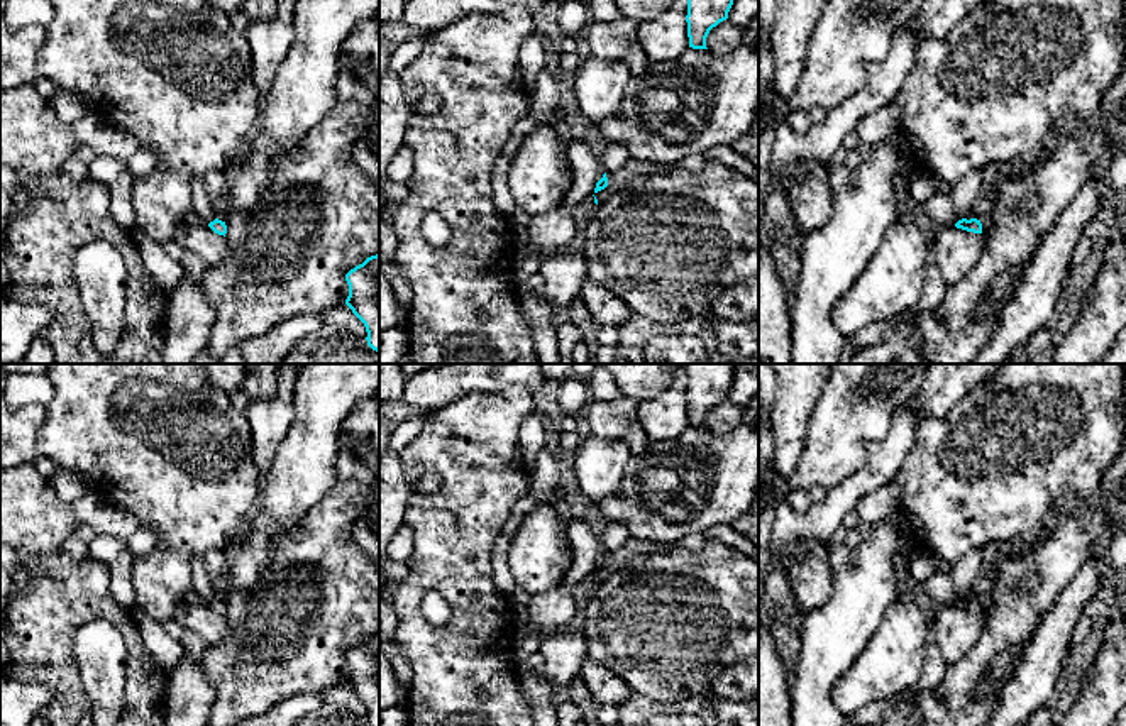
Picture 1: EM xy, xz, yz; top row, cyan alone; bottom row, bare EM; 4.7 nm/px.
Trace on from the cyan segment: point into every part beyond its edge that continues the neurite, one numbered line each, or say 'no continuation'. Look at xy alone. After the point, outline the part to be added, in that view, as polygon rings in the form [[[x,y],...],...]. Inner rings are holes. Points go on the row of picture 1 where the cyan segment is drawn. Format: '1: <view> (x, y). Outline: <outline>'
no continuation

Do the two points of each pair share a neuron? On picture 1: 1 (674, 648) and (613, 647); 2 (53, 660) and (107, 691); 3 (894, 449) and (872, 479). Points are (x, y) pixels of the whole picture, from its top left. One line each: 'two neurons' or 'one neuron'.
1: one neuron
2: two neurons
3: one neuron

